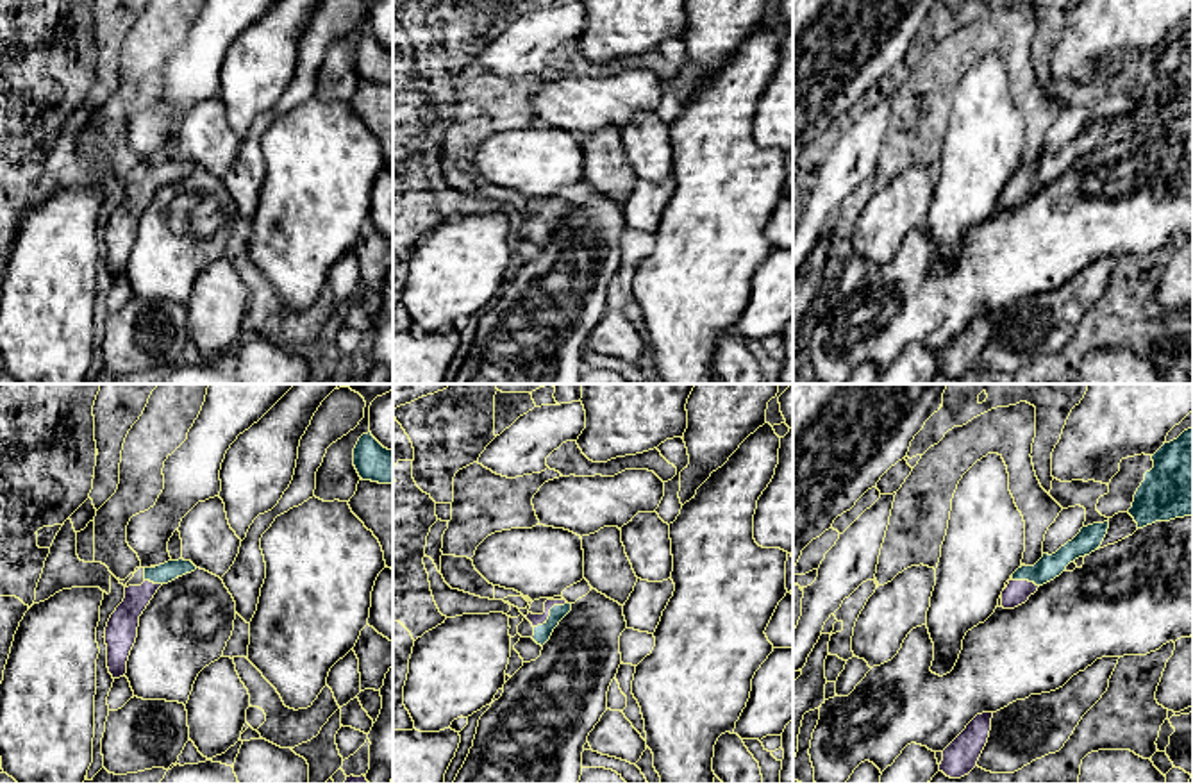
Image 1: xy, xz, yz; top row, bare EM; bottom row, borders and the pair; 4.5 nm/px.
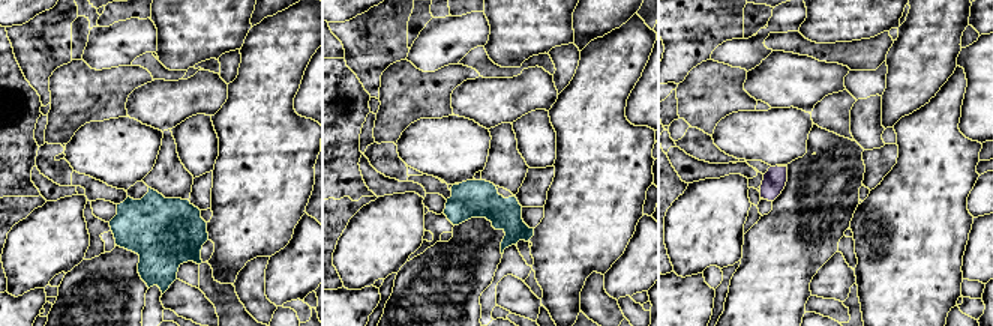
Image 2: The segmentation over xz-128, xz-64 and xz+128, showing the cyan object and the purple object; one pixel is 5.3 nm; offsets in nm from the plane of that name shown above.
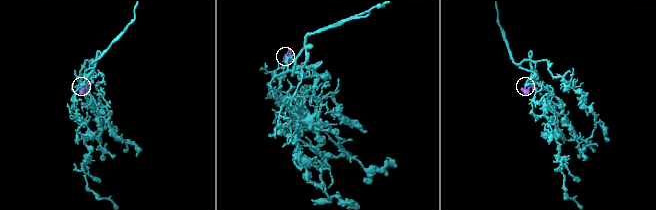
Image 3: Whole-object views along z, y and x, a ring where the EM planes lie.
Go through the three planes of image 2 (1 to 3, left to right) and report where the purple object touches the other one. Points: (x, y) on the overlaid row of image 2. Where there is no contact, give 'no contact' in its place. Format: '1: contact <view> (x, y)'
1: no contact
2: no contact
3: no contact

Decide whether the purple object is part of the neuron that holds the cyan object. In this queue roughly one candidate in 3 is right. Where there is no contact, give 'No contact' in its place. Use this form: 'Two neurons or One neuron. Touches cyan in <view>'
One neuron. Touches cyan in xz

